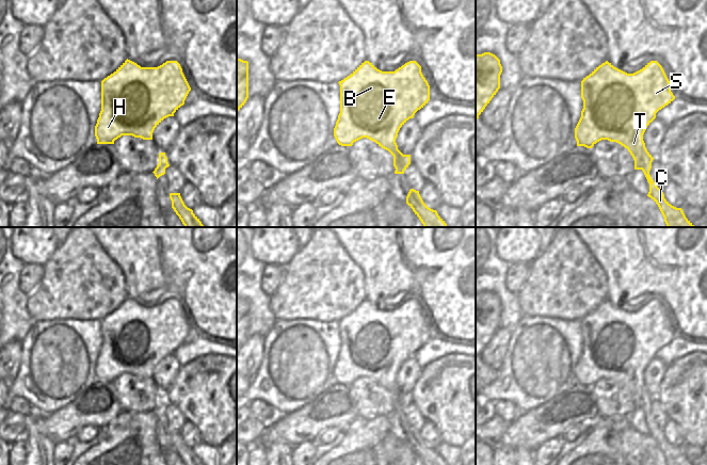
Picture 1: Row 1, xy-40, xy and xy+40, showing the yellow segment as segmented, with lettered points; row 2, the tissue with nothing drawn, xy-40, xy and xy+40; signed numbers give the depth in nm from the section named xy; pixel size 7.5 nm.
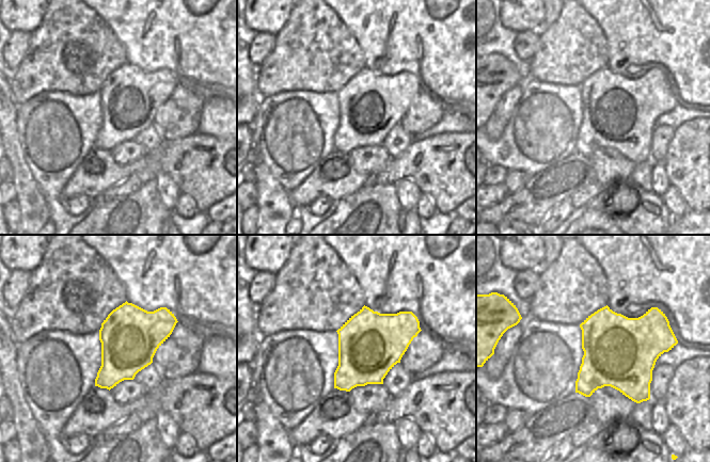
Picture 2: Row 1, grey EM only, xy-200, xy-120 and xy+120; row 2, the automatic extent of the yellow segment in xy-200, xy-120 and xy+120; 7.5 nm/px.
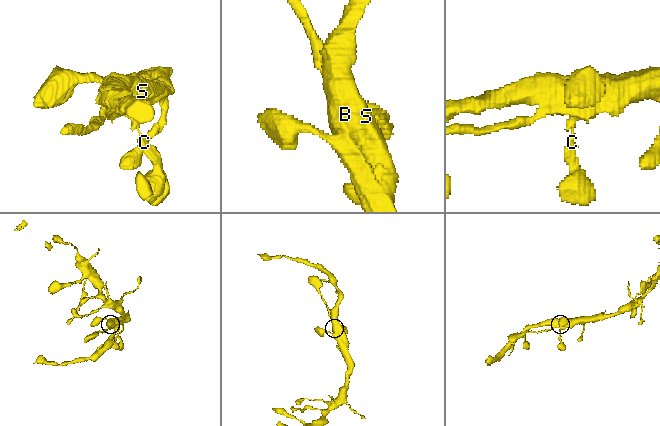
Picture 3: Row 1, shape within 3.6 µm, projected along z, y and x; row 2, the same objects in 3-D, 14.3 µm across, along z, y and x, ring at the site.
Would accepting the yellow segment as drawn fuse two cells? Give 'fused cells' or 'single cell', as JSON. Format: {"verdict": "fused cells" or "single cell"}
{"verdict": "single cell"}

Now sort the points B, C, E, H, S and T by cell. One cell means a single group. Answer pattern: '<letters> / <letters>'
B C E H S T

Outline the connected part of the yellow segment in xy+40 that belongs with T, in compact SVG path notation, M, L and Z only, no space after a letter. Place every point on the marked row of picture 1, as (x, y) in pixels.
M606 61L581 81L583 109L575 128L577 146L592 148L597 142L608 140L628 149L634 160L634 170L642 170L648 183L647 194L659 207L668 227L694 227L681 208L672 206L649 175L654 158L647 151L643 134L656 118L656 113L671 103L675 96L671 83L657 61L650 61L642 69L627 74Z

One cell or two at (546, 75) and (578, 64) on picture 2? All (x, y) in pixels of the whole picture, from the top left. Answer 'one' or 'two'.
one

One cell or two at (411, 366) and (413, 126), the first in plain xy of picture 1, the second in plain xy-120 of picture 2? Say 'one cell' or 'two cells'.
two cells

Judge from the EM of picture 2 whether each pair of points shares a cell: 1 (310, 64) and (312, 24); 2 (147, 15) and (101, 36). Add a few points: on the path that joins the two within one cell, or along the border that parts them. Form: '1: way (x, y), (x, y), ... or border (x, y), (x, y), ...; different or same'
1: way (310, 54), (312, 51), (312, 33); same
2: border (96, 12), (120, 42), (124, 48), (124, 53); different

